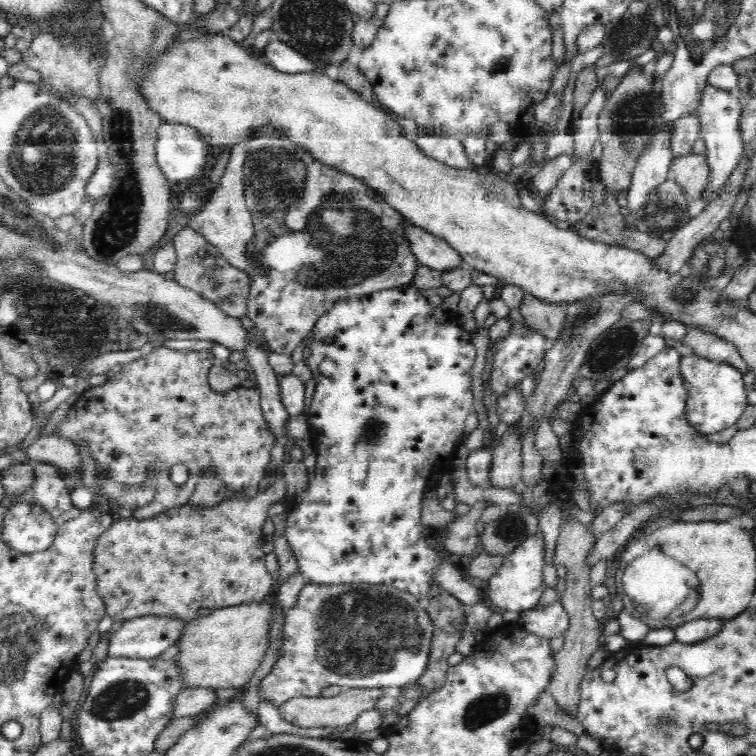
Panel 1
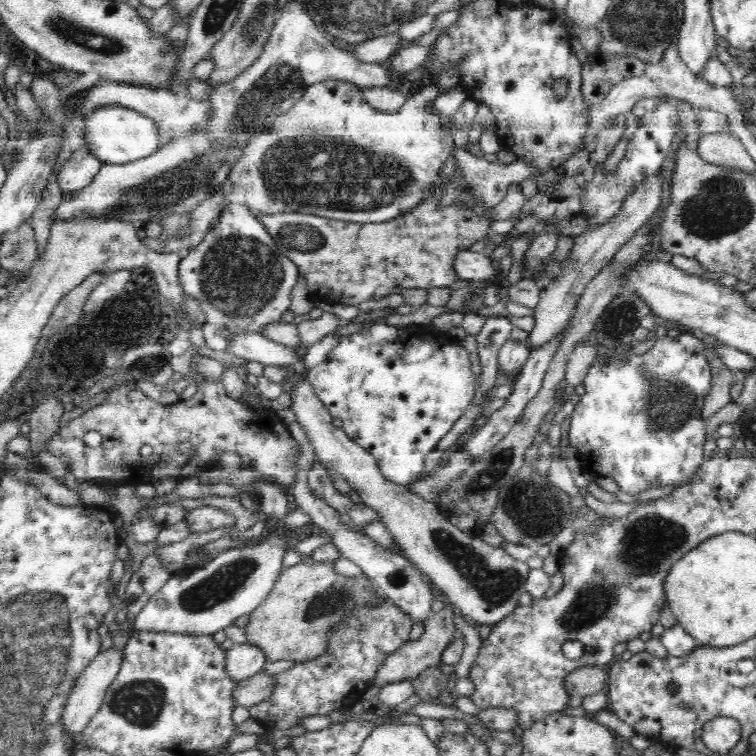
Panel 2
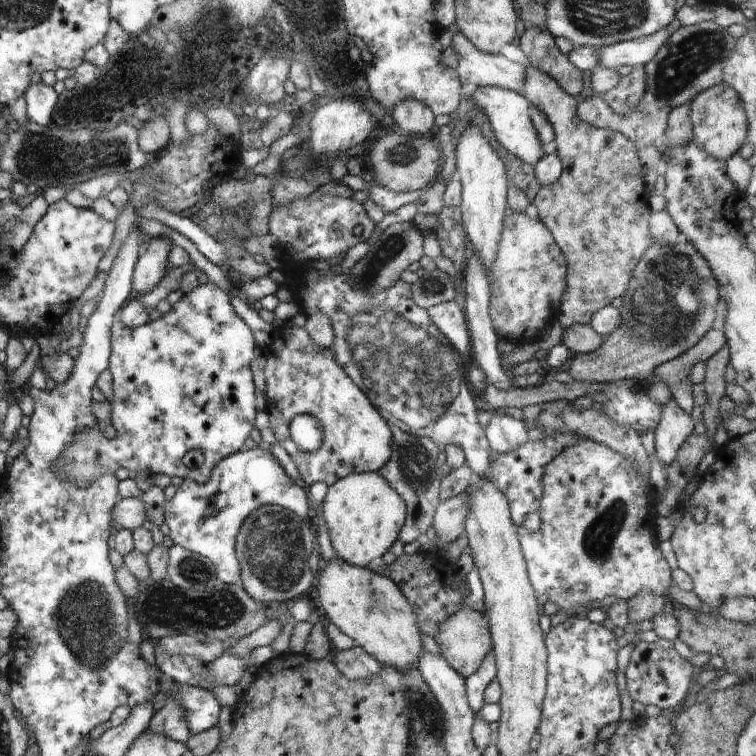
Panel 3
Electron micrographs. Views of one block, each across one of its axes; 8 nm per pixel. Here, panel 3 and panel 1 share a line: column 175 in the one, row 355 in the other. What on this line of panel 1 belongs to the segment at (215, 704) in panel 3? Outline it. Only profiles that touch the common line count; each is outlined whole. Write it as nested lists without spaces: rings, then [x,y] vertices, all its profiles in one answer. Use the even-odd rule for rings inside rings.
[[[693,355],[692,358],[682,358],[680,361],[680,375],[688,391],[686,421],[702,435],[718,433],[736,424],[749,406],[748,391],[743,381],[745,374],[728,363],[714,362]]]

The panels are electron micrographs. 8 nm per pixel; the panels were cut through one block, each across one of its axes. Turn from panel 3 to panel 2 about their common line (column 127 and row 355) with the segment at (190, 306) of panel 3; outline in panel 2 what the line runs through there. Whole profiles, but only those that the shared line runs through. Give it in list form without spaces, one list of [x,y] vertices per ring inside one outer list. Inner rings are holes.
[[[374,323],[372,326],[360,330],[354,334],[342,337],[342,340],[330,351],[330,354],[316,368],[308,371],[305,375],[308,383],[316,392],[316,397],[324,404],[328,413],[334,419],[342,421],[342,429],[345,434],[353,441],[362,446],[371,456],[378,461],[378,467],[386,479],[402,484],[410,485],[418,478],[423,477],[424,460],[426,454],[437,448],[440,440],[450,432],[450,428],[458,422],[458,418],[466,412],[466,408],[472,404],[476,396],[476,376],[472,372],[472,362],[468,351],[457,342],[437,342],[434,338],[412,338],[412,334],[406,333],[406,327],[395,328],[387,323]]]

